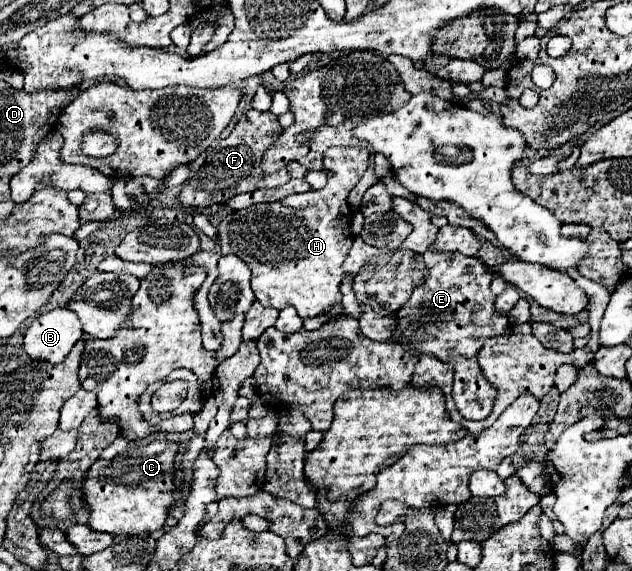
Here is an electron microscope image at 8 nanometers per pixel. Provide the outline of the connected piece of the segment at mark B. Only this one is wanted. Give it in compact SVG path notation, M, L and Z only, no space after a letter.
M61 307L33 319L25 333L23 349L33 361L47 361L57 365L69 355L81 335L83 331L79 317L75 317L75 313L67 307Z

